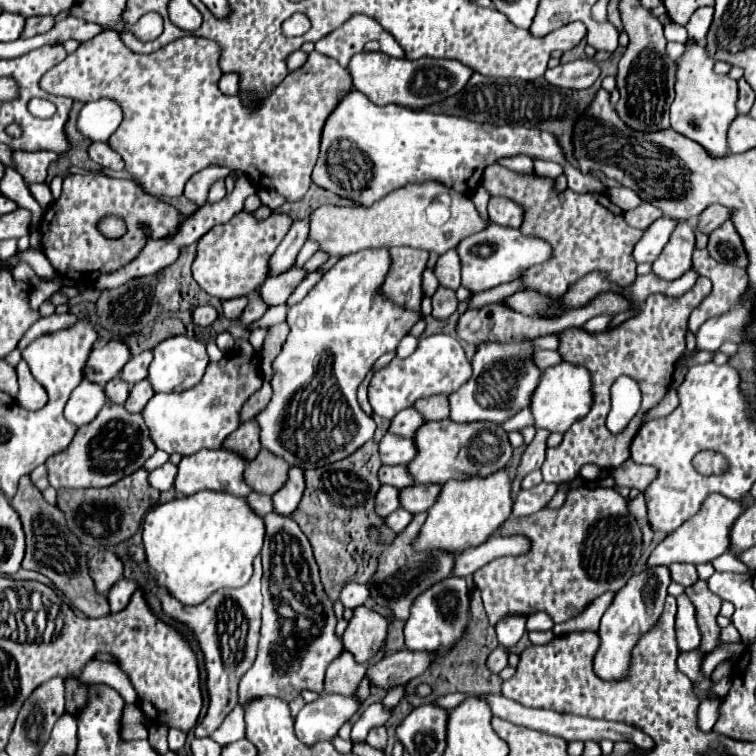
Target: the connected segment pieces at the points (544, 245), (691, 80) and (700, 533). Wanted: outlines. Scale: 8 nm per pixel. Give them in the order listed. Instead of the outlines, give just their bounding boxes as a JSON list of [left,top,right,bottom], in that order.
[[457,223,553,293],[671,43,739,157],[647,495,743,567]]

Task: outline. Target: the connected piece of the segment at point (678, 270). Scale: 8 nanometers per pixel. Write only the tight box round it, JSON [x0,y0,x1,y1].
[653,221,695,281]

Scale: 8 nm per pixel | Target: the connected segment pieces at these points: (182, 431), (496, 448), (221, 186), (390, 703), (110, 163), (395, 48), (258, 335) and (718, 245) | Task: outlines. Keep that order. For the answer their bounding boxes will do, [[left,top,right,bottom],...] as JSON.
[[143,351,263,455],[407,419,511,485],[207,179,226,203],[383,685,405,709],[89,143,125,171],[379,33,403,57],[249,328,268,353],[707,223,747,269]]

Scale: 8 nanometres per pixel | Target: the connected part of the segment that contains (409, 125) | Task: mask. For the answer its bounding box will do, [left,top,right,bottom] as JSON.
[313,89,607,205]

